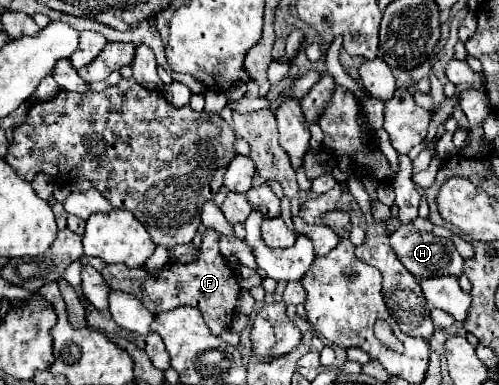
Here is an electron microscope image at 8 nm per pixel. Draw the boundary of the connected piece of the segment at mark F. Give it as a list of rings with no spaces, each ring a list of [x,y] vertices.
[[[206,229],[204,231],[202,255],[198,255],[188,265],[166,263],[158,271],[158,275],[150,275],[144,267],[128,269],[128,267],[122,267],[122,265],[104,265],[102,277],[106,279],[110,289],[118,289],[118,291],[134,295],[154,315],[164,313],[164,311],[172,311],[180,305],[198,307],[206,325],[208,325],[208,329],[214,335],[220,335],[220,331],[226,329],[232,323],[232,317],[236,313],[238,293],[240,293],[240,285],[238,285],[238,277],[236,277],[234,269],[230,265],[226,265],[226,261],[220,255],[220,249],[218,249],[220,237],[222,235],[218,231]]]

